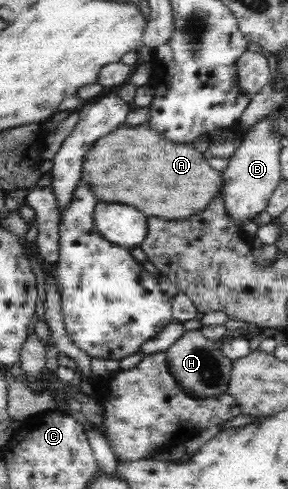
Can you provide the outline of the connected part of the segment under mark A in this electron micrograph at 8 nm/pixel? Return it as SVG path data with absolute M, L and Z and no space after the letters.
M124 122L118 126L118 130L96 140L90 152L86 153L82 162L81 182L94 190L98 202L132 204L134 208L140 208L140 212L144 212L146 216L183 220L204 211L214 196L220 194L223 176L208 165L204 154L196 150L196 144L172 144L170 140L164 140L152 131L148 122L132 128L128 128Z

